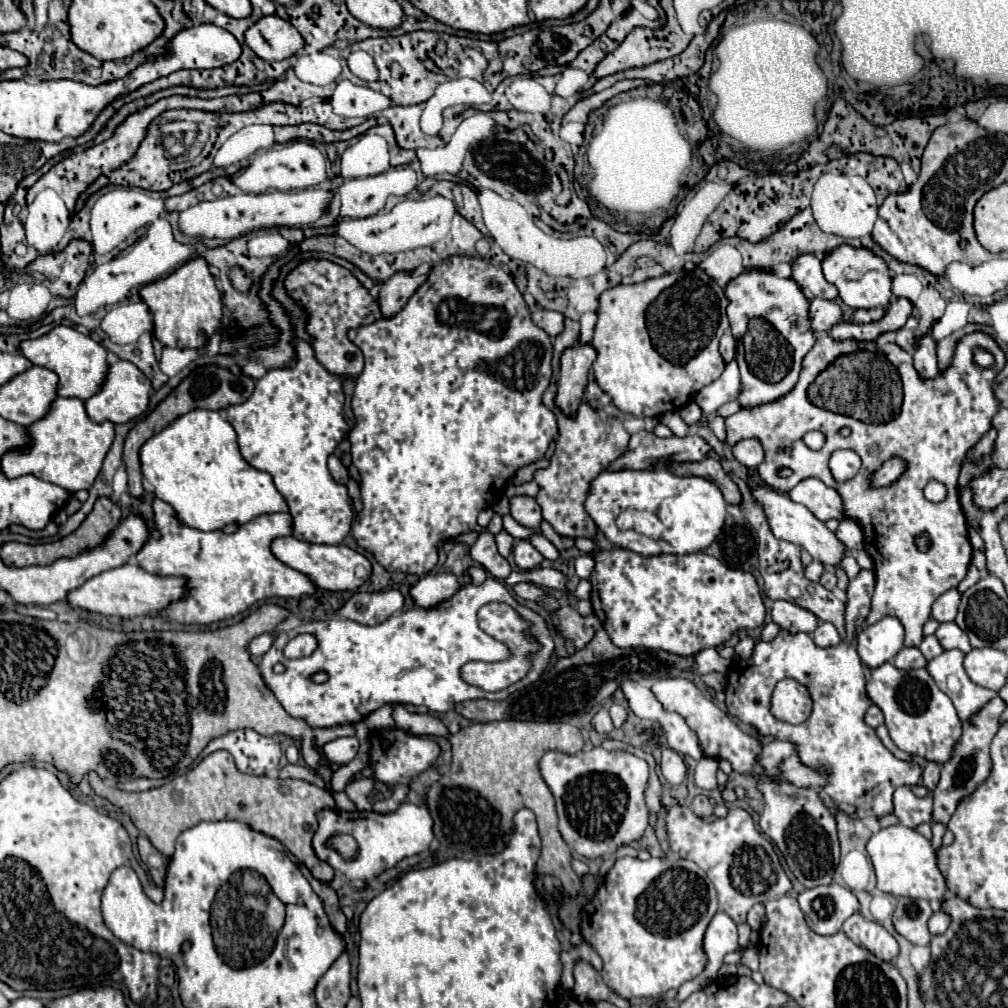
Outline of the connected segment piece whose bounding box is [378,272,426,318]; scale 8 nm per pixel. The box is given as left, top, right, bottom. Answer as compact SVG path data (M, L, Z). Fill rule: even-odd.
M398 272L390 280L386 280L380 286L380 296L378 296L378 304L380 304L382 316L384 318L392 318L396 312L400 312L404 308L404 304L408 302L408 298L416 292L416 288L424 280L426 280L426 276L412 278L406 272Z

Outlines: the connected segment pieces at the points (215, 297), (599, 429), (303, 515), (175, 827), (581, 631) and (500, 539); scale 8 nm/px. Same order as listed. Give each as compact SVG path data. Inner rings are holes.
M194 258L174 270L170 276L140 288L142 300L154 316L154 334L164 346L172 348L202 348L214 334L224 334L224 304L216 288L214 276L204 258Z
M550 386L544 394L544 404L554 410L558 418L558 438L556 438L556 450L550 458L550 466L546 470L538 470L534 474L534 482L540 486L540 492L536 496L536 502L542 508L542 516L546 522L552 524L552 528L568 538L594 538L596 526L594 520L584 510L584 500L588 496L592 480L620 454L624 454L630 434L622 426L620 420L602 416L594 408L590 408L586 402L580 404L576 418L564 416L554 406L554 386Z
M300 338L294 340L298 360L294 366L284 370L270 370L264 378L258 380L256 390L250 400L238 406L226 408L226 420L234 426L238 434L240 452L248 464L258 470L272 474L278 492L286 498L290 514L294 518L294 538L312 542L312 544L340 544L344 536L350 533L352 525L352 502L346 494L346 486L336 484L328 472L326 460L334 448L342 442L348 432L348 424L342 416L344 390L342 378L330 374L312 352L312 346Z
M218 750L206 756L188 774L174 778L172 782L146 790L146 792L122 792L118 788L104 786L104 782L90 772L88 780L96 794L110 800L122 812L130 816L134 826L148 836L152 846L164 856L172 856L174 842L180 832L196 826L204 820L238 820L248 824L256 832L264 832L284 844L320 882L334 878L332 866L320 862L312 850L312 836L318 828L316 812L322 808L334 808L332 796L324 788L316 788L304 780L272 780L268 776L250 776L236 770L228 752Z
M566 604L554 614L554 618L556 618L560 634L564 638L570 638L578 650L584 648L592 640L592 636L596 634L596 628L600 624L600 620L596 616L580 616L574 608L570 608Z
M500 532L498 536L496 536L496 544L498 544L498 552L504 556L504 558L508 558L508 554L512 552L512 544L514 544L514 538L508 534L508 532Z

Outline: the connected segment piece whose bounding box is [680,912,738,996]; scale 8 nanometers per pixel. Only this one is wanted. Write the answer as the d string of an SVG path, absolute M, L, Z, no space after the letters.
M718 912L718 914L710 920L710 924L708 924L708 928L706 928L706 934L704 934L704 954L706 954L708 962L706 962L706 968L704 968L702 976L706 976L706 978L696 978L696 980L684 984L684 988L682 988L680 992L688 996L690 992L700 990L700 988L704 988L708 982L716 980L716 974L718 974L720 966L722 966L724 956L726 956L728 952L734 952L736 948L738 948L736 924L734 924L734 920L732 920L728 914Z

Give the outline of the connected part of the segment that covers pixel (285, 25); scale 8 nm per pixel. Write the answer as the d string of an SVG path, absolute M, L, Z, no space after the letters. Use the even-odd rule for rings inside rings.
M266 16L246 30L246 44L264 60L284 60L304 48L304 38L286 20Z

